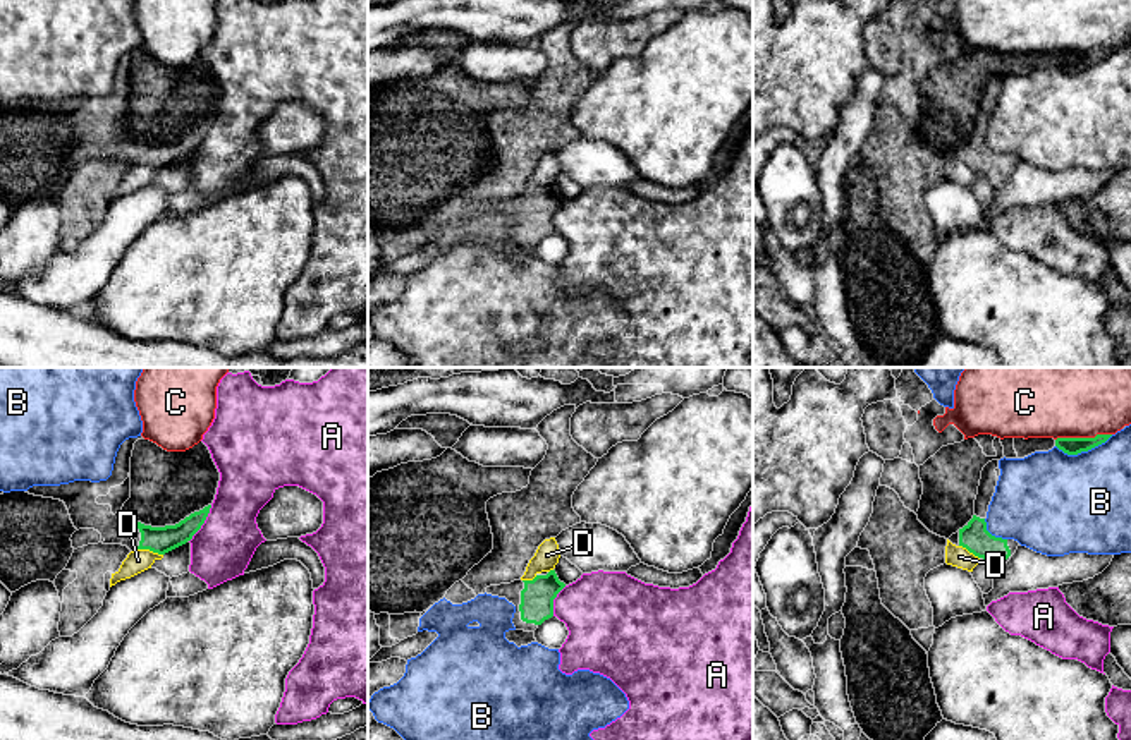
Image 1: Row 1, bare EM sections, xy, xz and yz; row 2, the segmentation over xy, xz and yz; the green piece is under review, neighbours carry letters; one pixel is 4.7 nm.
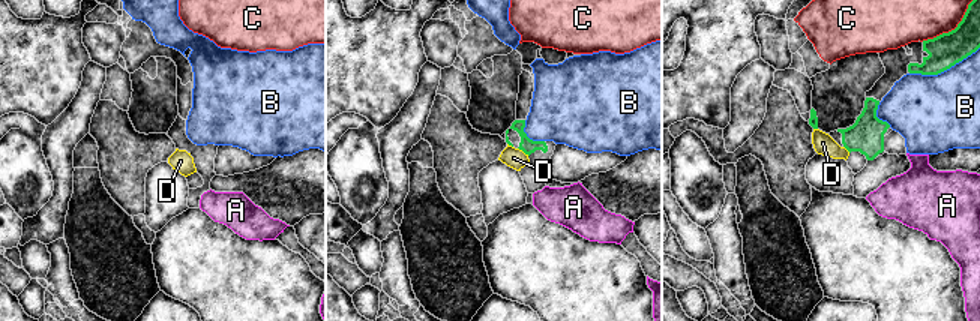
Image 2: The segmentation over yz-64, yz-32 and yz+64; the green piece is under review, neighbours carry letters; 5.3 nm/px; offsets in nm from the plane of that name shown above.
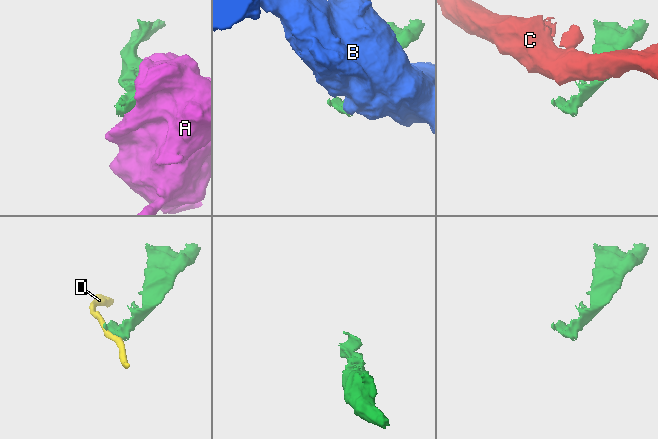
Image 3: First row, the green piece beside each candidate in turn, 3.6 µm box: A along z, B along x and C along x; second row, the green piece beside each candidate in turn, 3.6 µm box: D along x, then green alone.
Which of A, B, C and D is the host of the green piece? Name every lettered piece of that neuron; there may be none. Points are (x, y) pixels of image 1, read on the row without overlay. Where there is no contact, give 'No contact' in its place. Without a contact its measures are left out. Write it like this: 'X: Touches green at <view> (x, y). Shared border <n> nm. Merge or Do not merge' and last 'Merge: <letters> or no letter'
A: Touches green at xy (203, 138). Shared border 200 nm. Do not merge
B: Touches green at yz (1083, 66). Shared border 280 nm. Do not merge
C: Touches green at yz (1083, 54). Shared border 260 nm. Do not merge
D: Touches green at xy (150, 165). Shared border 120 nm. Do not merge
Merge: no letter

